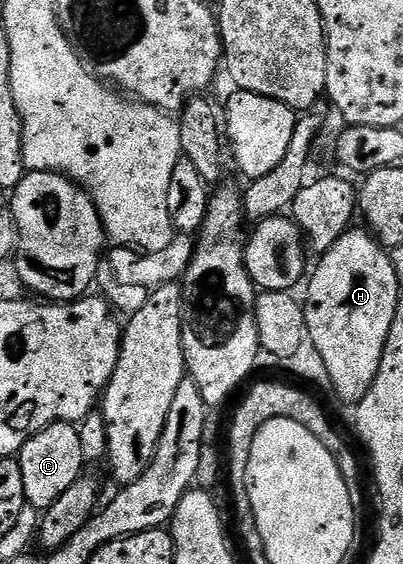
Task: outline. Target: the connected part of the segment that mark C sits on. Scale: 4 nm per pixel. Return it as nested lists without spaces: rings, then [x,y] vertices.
[[[57,421],[30,437],[28,443],[21,448],[19,460],[23,471],[25,500],[39,511],[51,508],[59,495],[63,495],[71,483],[80,479],[87,465],[80,447],[78,426],[67,421]]]

